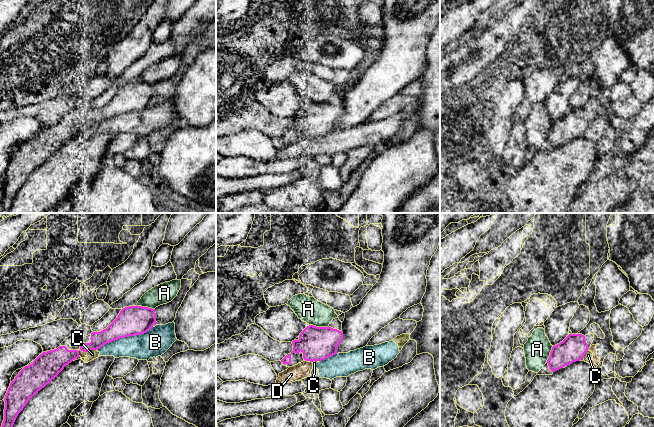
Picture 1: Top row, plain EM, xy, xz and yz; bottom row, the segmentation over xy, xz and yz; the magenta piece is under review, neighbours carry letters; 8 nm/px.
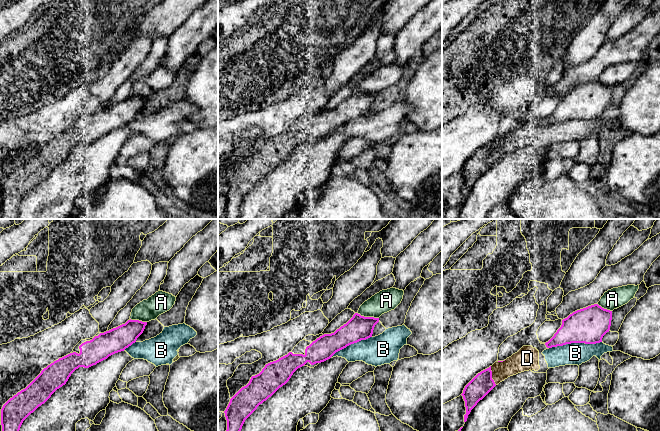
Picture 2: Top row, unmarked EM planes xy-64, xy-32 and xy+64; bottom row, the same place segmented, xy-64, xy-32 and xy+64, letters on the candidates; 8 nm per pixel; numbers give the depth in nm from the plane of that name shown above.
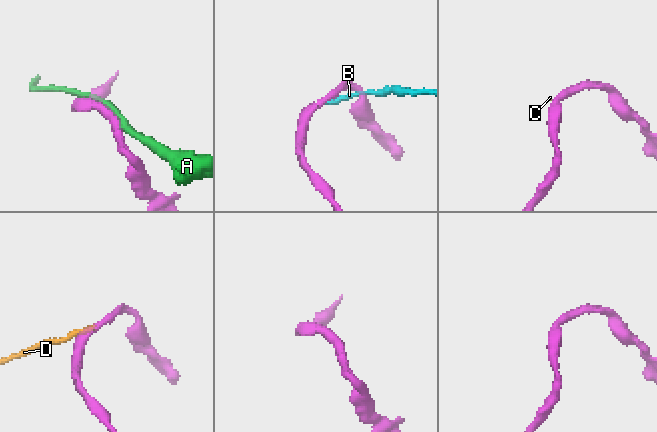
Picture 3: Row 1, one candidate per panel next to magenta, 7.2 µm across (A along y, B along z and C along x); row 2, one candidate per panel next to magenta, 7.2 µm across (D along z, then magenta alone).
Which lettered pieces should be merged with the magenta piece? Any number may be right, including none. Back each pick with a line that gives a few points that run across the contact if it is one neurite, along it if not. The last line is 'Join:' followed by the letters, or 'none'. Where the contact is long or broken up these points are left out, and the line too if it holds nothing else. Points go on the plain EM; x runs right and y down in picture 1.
Join: none

